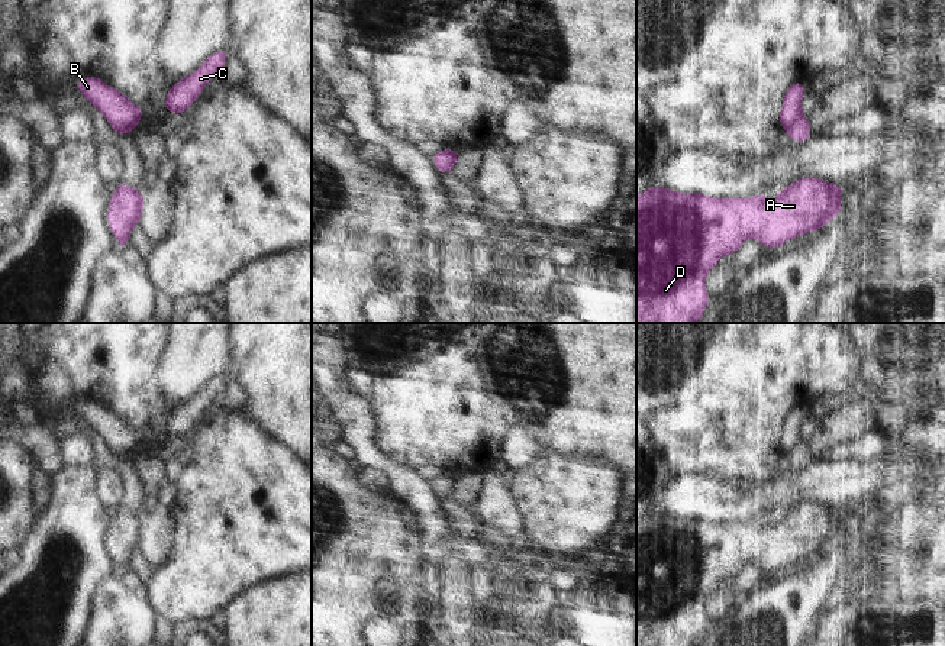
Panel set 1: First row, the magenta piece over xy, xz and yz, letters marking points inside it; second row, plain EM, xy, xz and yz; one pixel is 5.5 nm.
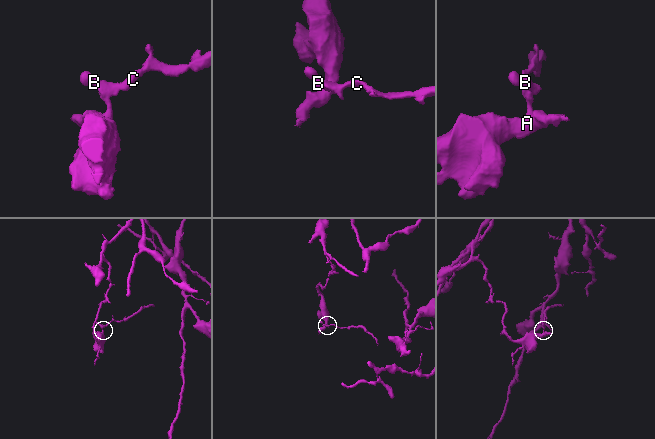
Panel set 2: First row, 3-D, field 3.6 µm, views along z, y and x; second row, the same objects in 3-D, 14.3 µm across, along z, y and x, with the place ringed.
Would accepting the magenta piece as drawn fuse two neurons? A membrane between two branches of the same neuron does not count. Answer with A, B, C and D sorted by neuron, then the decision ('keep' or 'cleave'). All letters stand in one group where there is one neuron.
groups A D / B C; cleave

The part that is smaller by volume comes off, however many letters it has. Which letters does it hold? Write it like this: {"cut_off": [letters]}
{"cut_off": ["B", "C"]}

